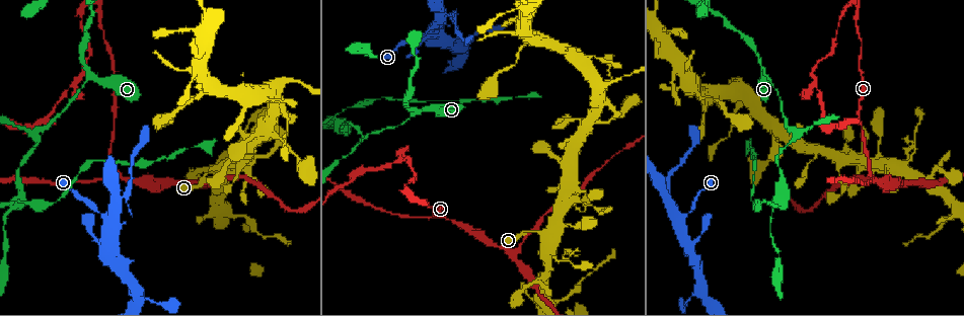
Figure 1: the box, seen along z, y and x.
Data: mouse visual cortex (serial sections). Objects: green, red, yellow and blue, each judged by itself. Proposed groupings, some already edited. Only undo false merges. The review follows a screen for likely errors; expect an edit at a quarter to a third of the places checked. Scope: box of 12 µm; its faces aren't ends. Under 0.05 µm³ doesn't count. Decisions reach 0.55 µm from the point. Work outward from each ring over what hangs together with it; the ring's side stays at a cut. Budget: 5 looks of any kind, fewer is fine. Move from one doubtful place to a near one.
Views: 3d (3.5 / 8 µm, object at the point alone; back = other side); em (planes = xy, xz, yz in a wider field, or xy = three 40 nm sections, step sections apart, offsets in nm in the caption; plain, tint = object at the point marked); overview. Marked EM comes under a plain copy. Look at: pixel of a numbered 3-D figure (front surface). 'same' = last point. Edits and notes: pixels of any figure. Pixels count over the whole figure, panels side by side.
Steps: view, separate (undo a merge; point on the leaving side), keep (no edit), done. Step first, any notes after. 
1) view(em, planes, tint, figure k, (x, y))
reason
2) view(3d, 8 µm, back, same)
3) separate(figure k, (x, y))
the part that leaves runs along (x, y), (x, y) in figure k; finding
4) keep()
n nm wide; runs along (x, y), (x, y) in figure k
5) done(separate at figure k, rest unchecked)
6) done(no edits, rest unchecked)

view(3d, 8 µm, figure 1, (421, 111))
small branch off a trunk

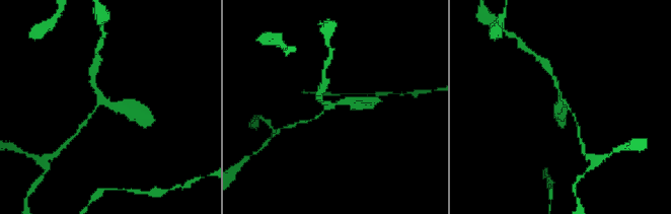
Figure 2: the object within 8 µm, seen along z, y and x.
view(em, xy, step 3, tint, figure 2, (109, 105))
3 arms; arms of 100, 150, 400 nm

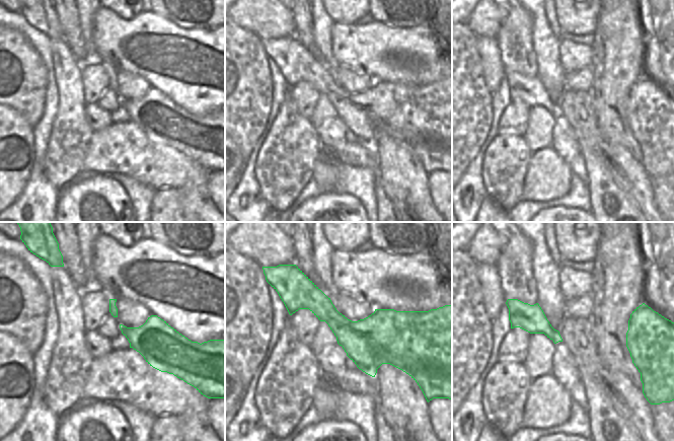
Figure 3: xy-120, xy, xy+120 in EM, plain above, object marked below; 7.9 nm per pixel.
keep()
runs along (362, 103), (344, 100), (315, 118) in figure 2; one cell here

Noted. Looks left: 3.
view(3d, 3.5 µm, figure 1, (427, 30))
a fork

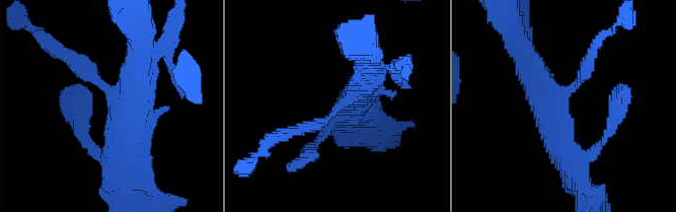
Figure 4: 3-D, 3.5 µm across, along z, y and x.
view(em, xy, step 2, tint, figure 4, (114, 97))

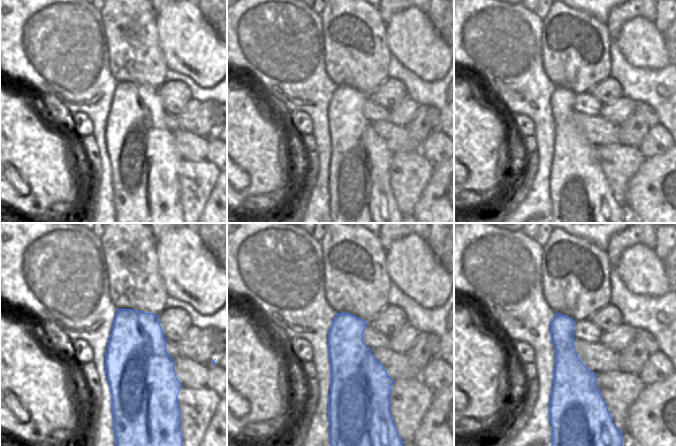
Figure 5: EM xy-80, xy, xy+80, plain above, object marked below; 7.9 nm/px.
keep()
runs along (63, 52), (122, 108), (125, 154) in figure 4; all the same cell

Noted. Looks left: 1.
done(no edits, rest unchecked)

